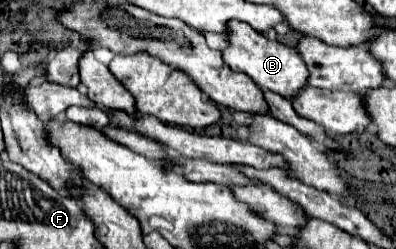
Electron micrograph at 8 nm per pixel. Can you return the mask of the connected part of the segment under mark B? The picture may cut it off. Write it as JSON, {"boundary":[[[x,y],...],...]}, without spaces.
{"boundary":[[[232,20],[228,22],[228,44],[222,50],[224,62],[238,72],[248,74],[260,88],[274,90],[276,94],[282,94],[286,98],[294,96],[294,90],[302,88],[306,84],[306,64],[302,62],[300,54],[294,48],[288,48],[276,40],[268,40],[264,34],[256,32],[246,22]]]}

